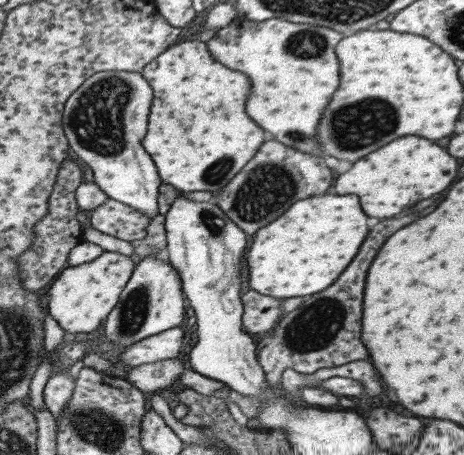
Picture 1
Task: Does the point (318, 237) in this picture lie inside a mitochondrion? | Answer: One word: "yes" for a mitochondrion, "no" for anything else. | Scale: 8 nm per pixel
no

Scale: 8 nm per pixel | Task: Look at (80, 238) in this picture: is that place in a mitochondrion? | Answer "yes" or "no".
no

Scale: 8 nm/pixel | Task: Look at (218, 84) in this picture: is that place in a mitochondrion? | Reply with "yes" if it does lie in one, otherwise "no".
no

